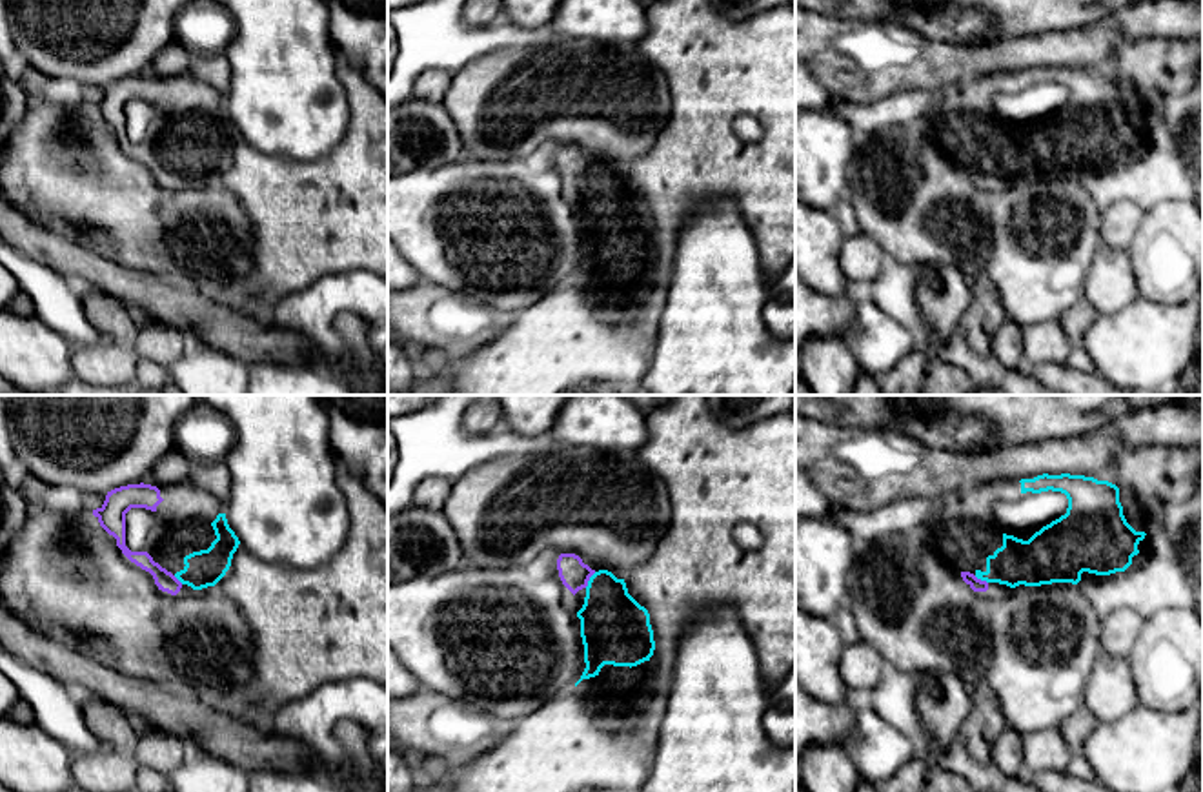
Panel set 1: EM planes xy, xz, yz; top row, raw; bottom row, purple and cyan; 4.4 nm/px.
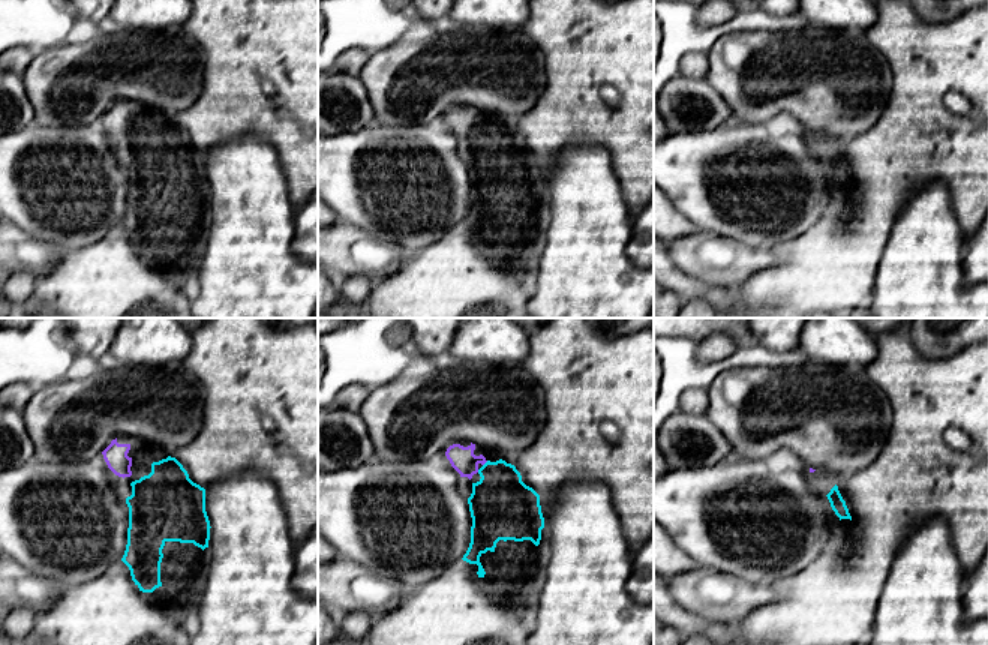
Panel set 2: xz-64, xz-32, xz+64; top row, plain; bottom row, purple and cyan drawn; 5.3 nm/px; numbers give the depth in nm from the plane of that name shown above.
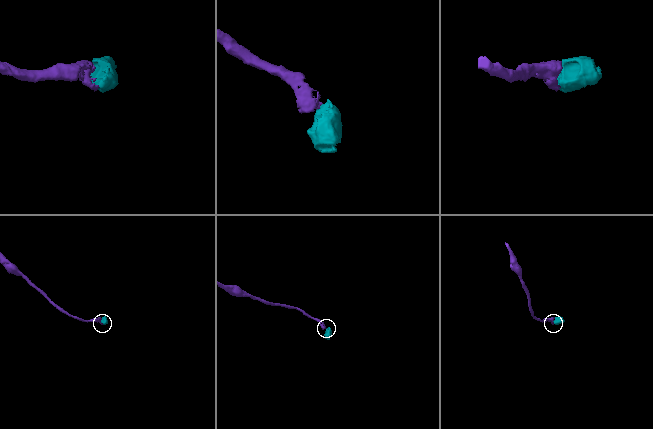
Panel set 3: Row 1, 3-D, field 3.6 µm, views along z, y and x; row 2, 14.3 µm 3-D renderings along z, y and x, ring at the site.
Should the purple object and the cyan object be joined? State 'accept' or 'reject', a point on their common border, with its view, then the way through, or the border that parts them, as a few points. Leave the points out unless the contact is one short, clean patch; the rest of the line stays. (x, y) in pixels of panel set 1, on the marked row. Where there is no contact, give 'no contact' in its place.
accept | xz (588, 579) | across xz (574, 574), (588, 579), (606, 598), (616, 629)

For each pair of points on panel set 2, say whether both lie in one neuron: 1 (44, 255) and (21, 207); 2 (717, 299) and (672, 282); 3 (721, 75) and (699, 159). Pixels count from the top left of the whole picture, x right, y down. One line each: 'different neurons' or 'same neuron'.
1: different neurons
2: same neuron
3: different neurons

